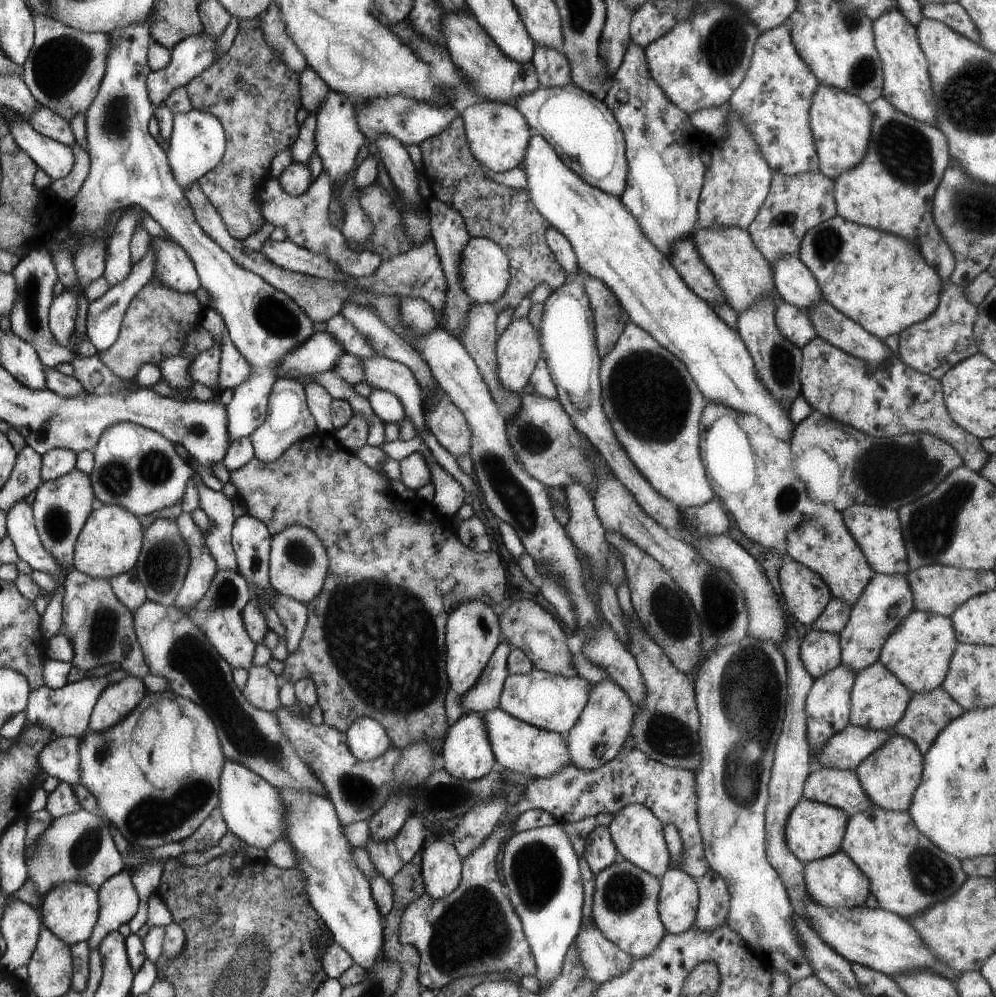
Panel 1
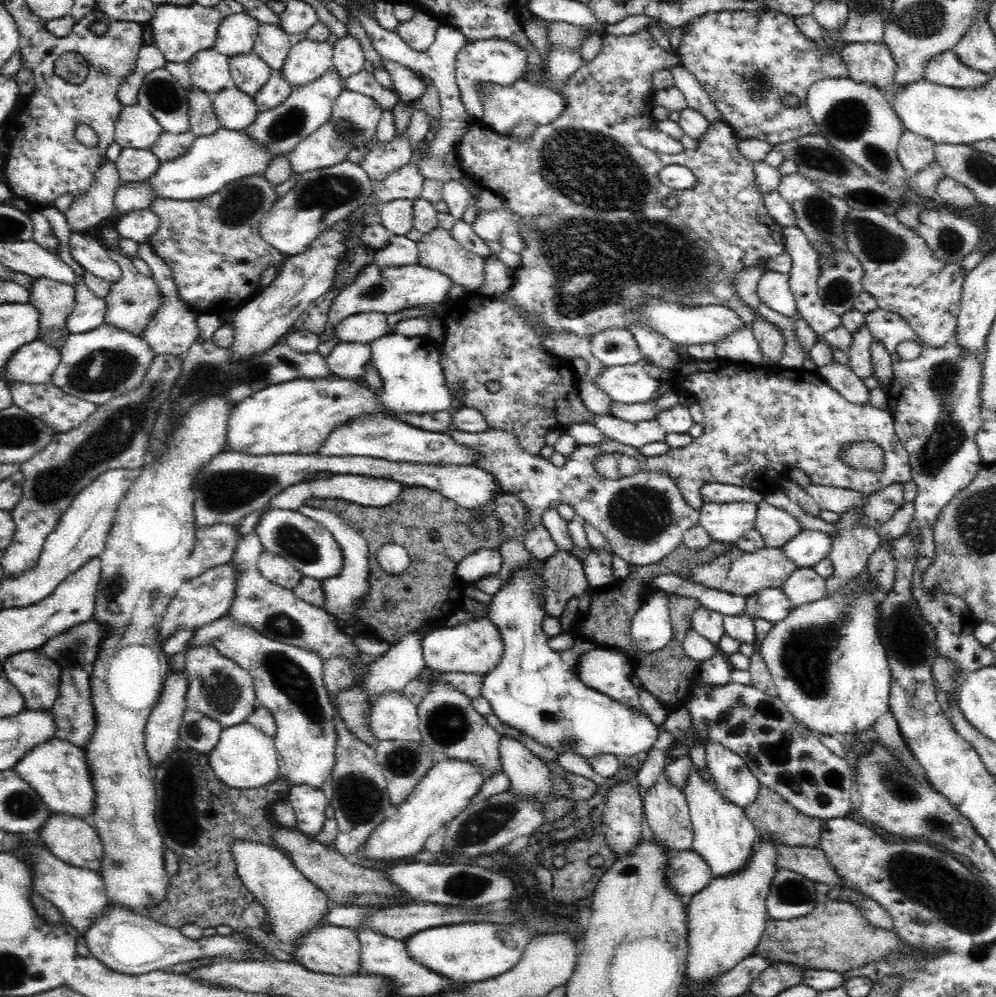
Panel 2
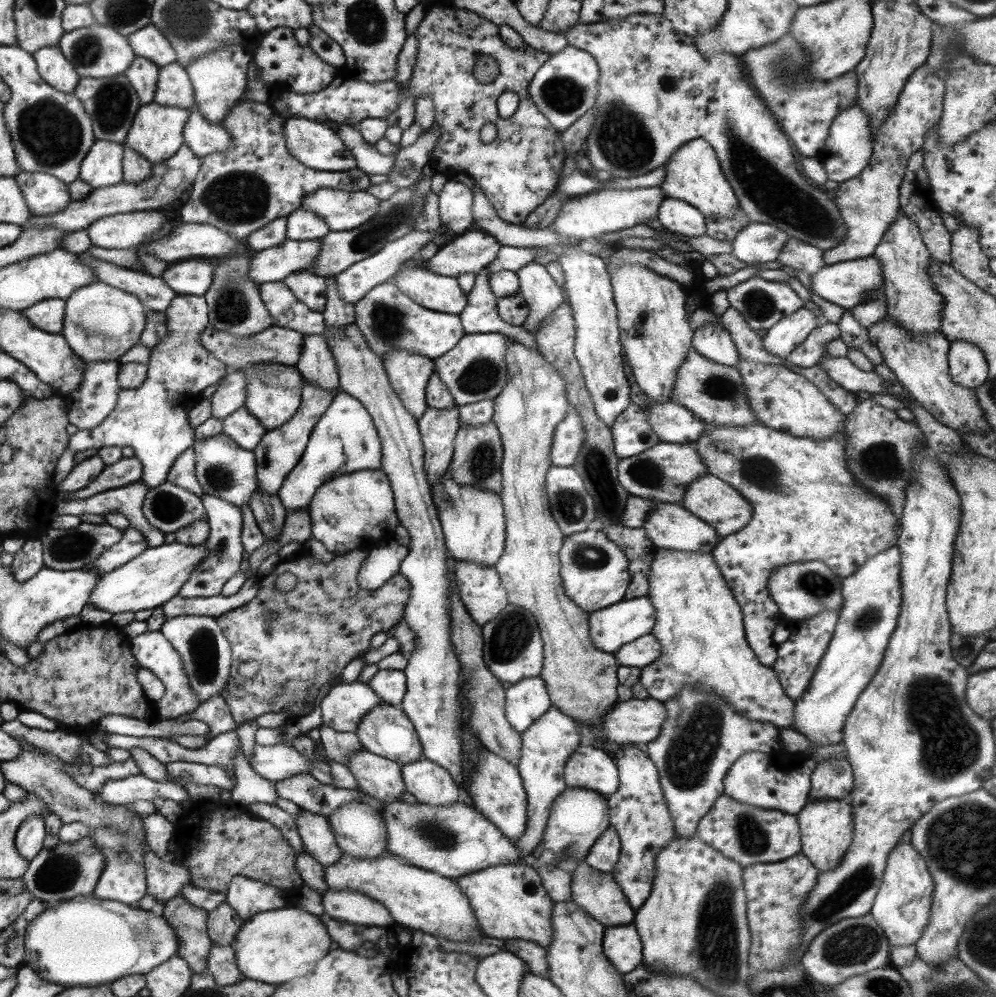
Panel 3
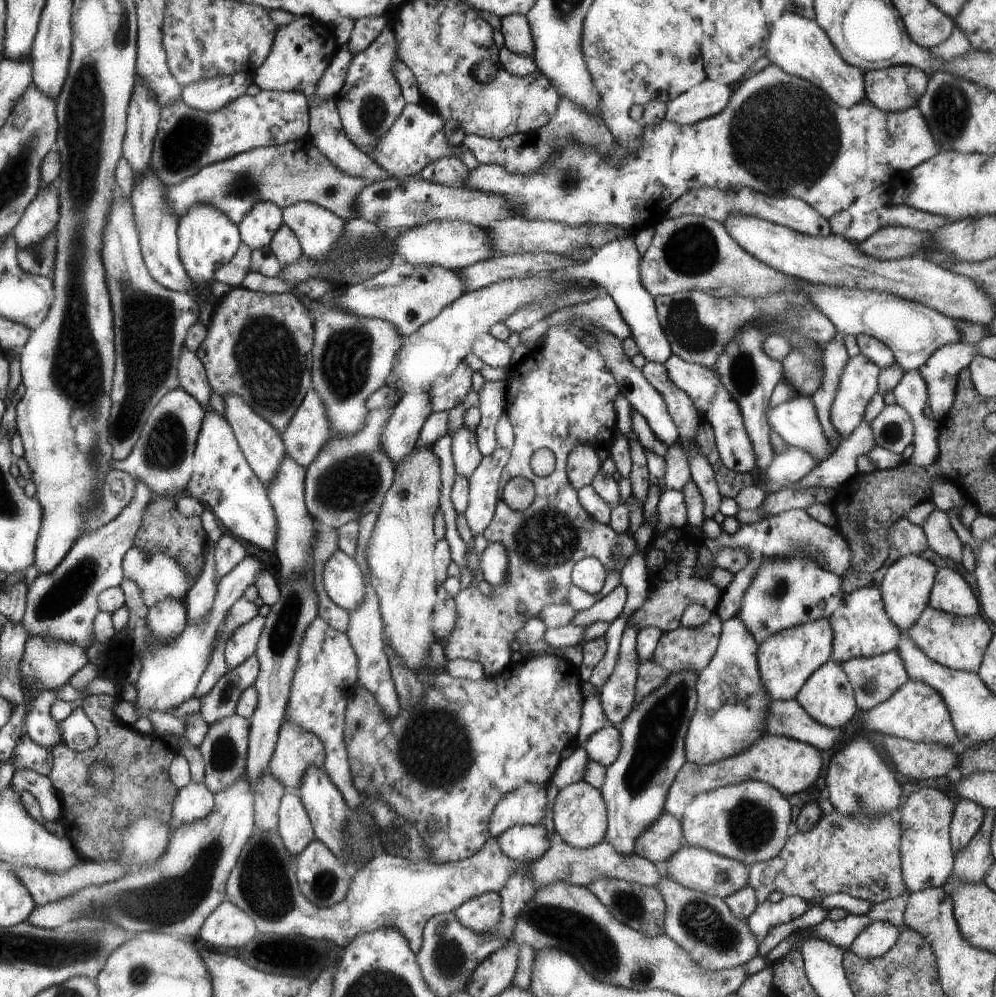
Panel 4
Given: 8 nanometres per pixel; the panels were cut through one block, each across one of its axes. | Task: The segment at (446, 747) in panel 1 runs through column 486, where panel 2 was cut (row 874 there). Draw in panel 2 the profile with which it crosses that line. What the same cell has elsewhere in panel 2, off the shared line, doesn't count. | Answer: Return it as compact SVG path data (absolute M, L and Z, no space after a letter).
M766 836L764 840L758 838L750 862L744 864L738 874L732 874L728 878L714 878L704 890L686 900L690 946L686 980L714 980L732 970L736 964L742 964L746 958L752 958L770 920L766 902L772 878L778 872L776 846L778 844L770 836Z

